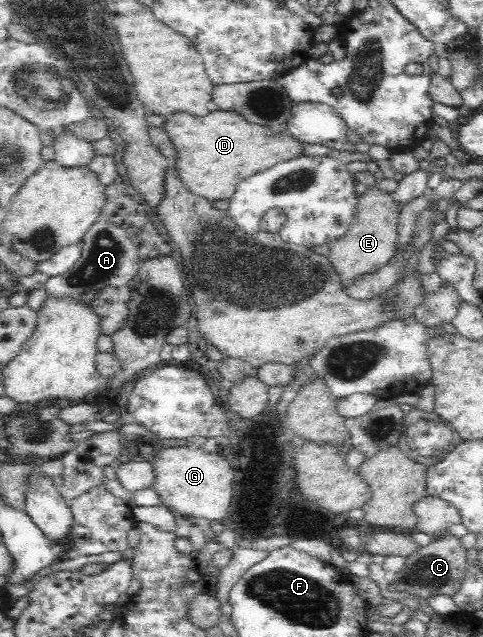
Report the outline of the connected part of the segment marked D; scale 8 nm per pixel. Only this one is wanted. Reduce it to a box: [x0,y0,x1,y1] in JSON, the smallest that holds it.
[162,108,301,202]

